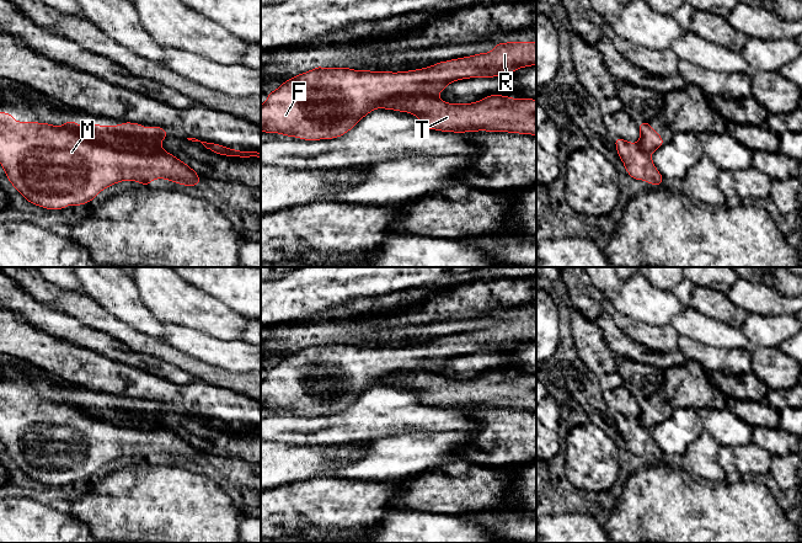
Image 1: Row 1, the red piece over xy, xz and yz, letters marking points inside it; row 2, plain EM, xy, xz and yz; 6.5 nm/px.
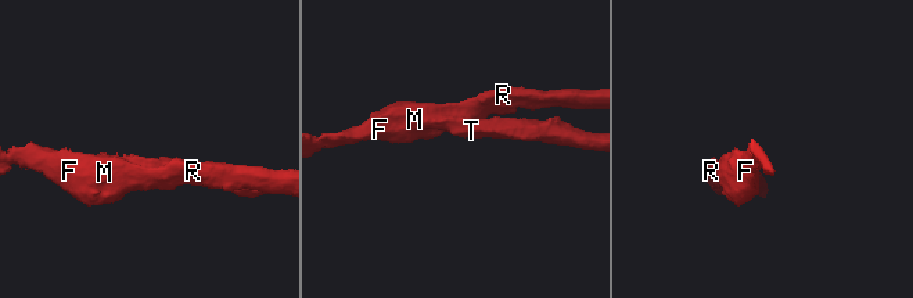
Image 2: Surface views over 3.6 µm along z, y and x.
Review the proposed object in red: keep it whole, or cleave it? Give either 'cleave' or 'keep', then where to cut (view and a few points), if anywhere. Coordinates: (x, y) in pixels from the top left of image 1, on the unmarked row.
cleave | xy (63, 402), (113, 422), (145, 427), (161, 426)

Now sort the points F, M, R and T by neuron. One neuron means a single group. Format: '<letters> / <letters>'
F M R / T

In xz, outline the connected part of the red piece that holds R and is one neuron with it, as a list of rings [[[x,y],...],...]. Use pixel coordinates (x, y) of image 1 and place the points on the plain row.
[[[536,318],[497,319],[491,329],[478,329],[471,332],[440,337],[432,342],[410,347],[369,347],[343,344],[322,344],[299,350],[283,358],[277,366],[268,369],[267,377],[261,380],[261,408],[280,409],[305,416],[332,415],[349,408],[364,392],[380,384],[386,377],[416,372],[437,373],[448,360],[469,353],[492,353],[514,348],[519,344],[536,341]]]

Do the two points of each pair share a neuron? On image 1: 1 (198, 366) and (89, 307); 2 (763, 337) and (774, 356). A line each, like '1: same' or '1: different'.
1: same
2: different

